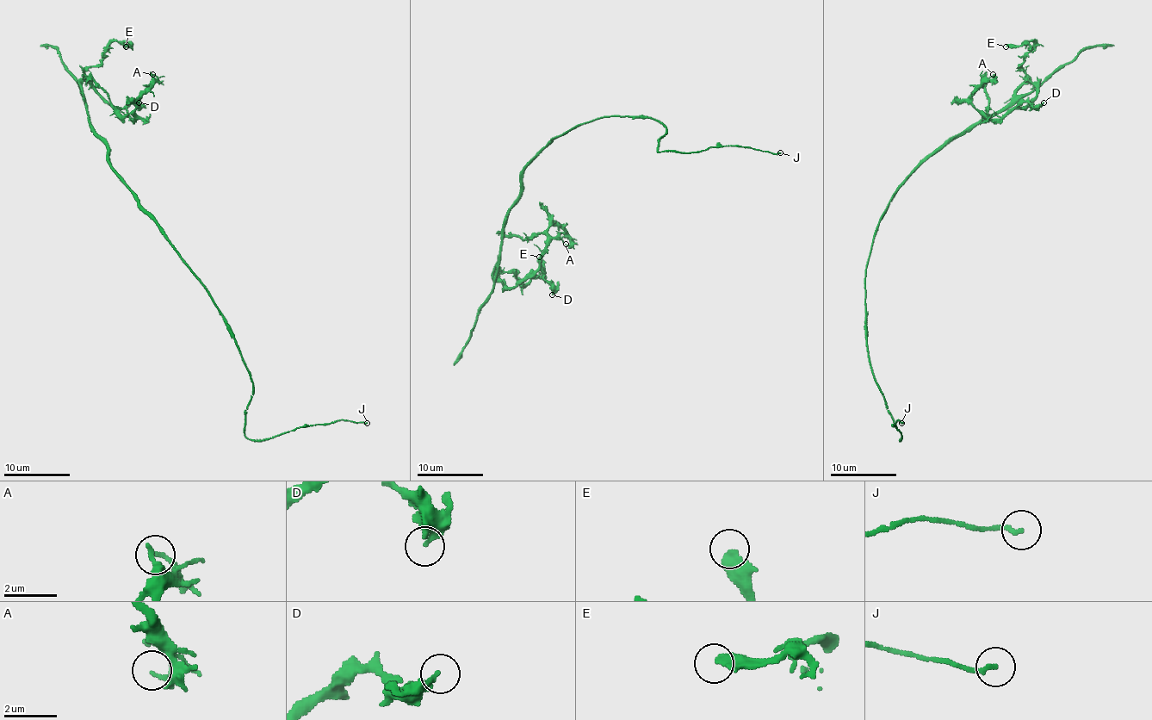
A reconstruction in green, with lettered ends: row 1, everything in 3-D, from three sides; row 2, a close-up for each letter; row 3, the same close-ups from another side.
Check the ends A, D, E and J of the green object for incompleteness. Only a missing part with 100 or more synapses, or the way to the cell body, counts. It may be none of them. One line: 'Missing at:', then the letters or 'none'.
Missing at: none

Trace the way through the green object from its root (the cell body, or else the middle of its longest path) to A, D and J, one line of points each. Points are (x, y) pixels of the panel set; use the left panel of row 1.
A: (154, 218), (113, 169), (81, 90), (88, 83), (134, 119), (157, 79), (152, 74)
D: (154, 218), (113, 169), (109, 149), (93, 132), (81, 84), (88, 83), (113, 106), (139, 102)
J: (154, 218), (234, 340), (253, 383), (244, 426), (250, 439), (342, 419), (367, 423)

